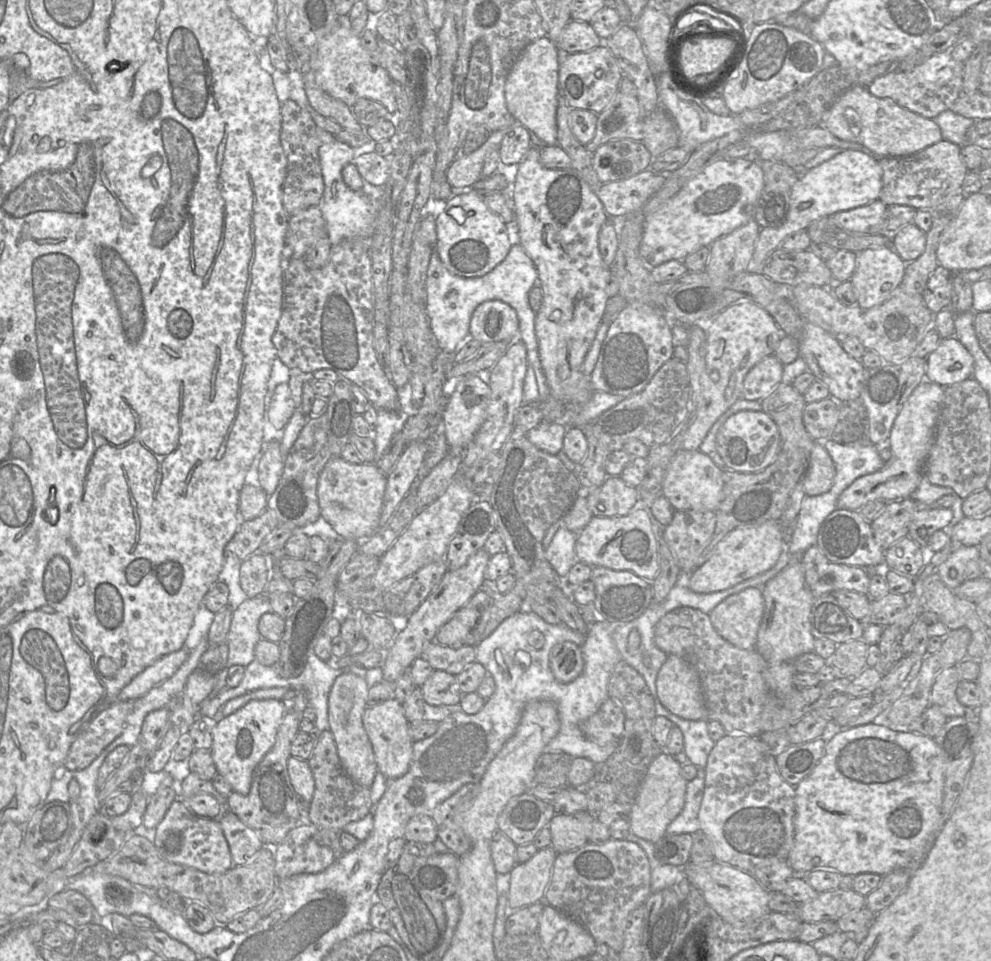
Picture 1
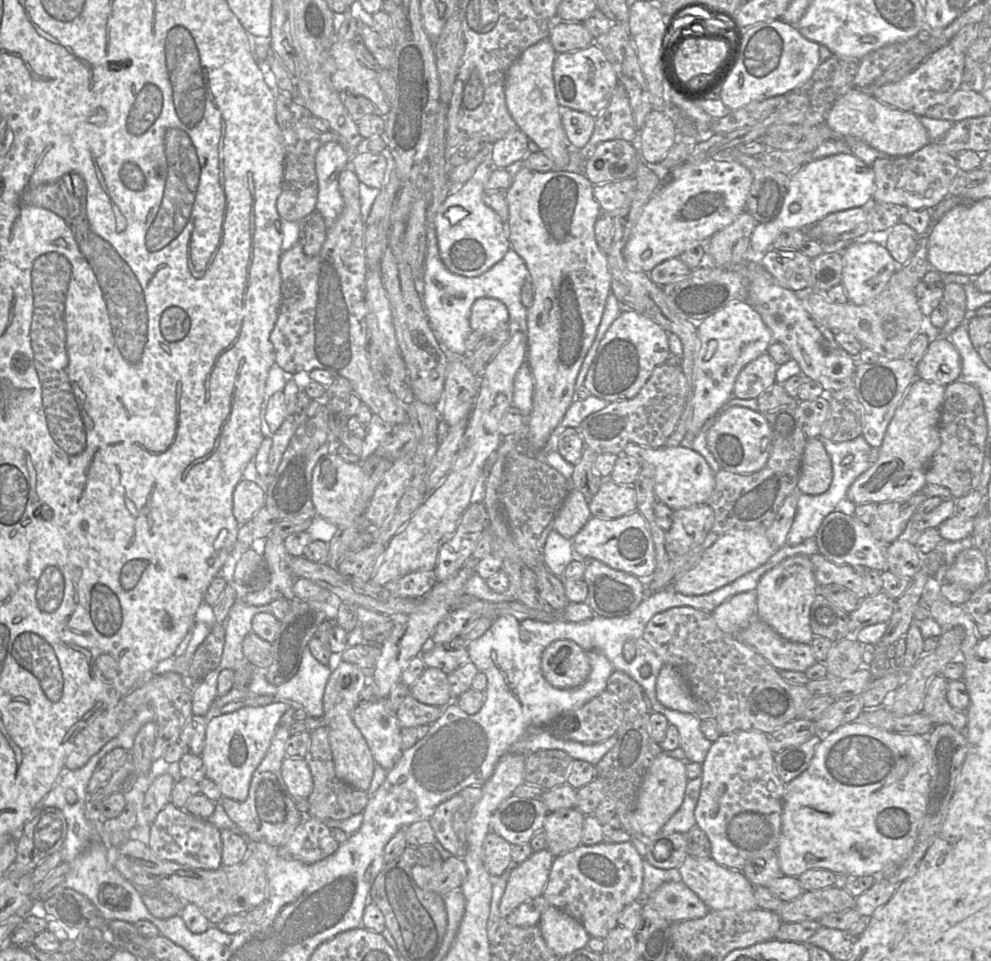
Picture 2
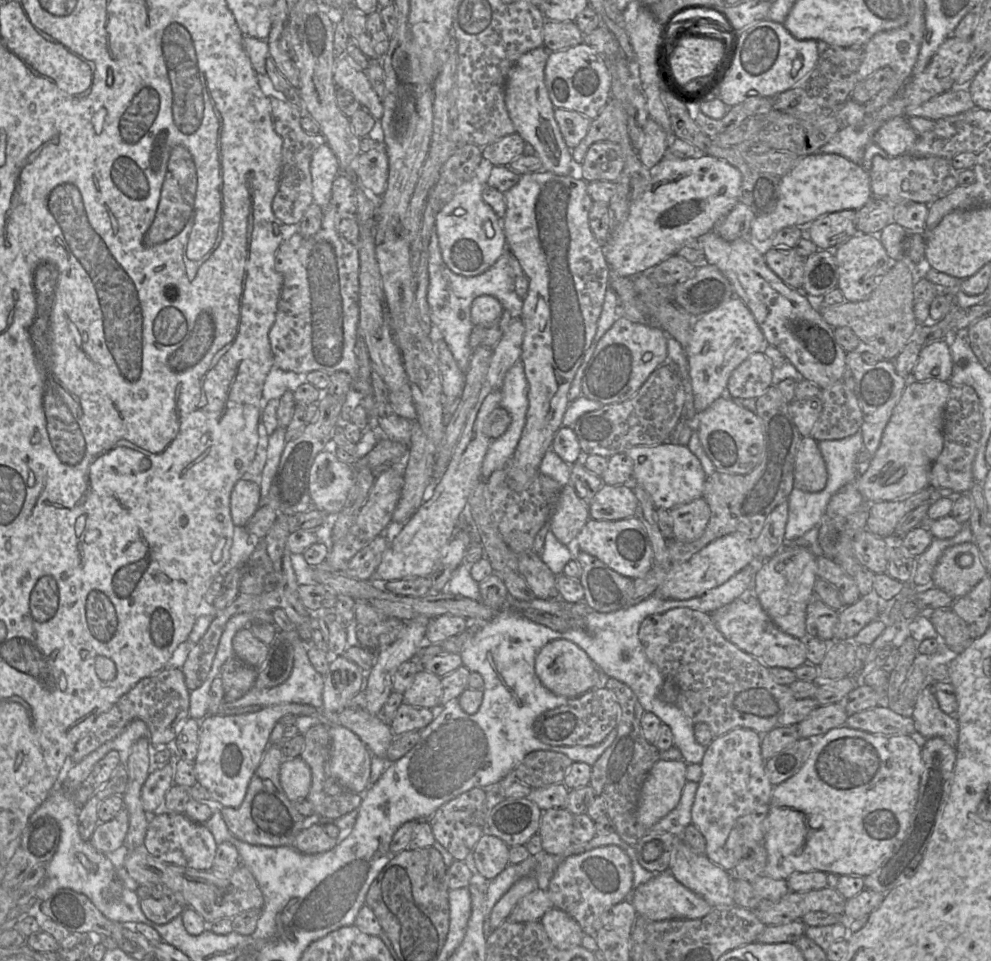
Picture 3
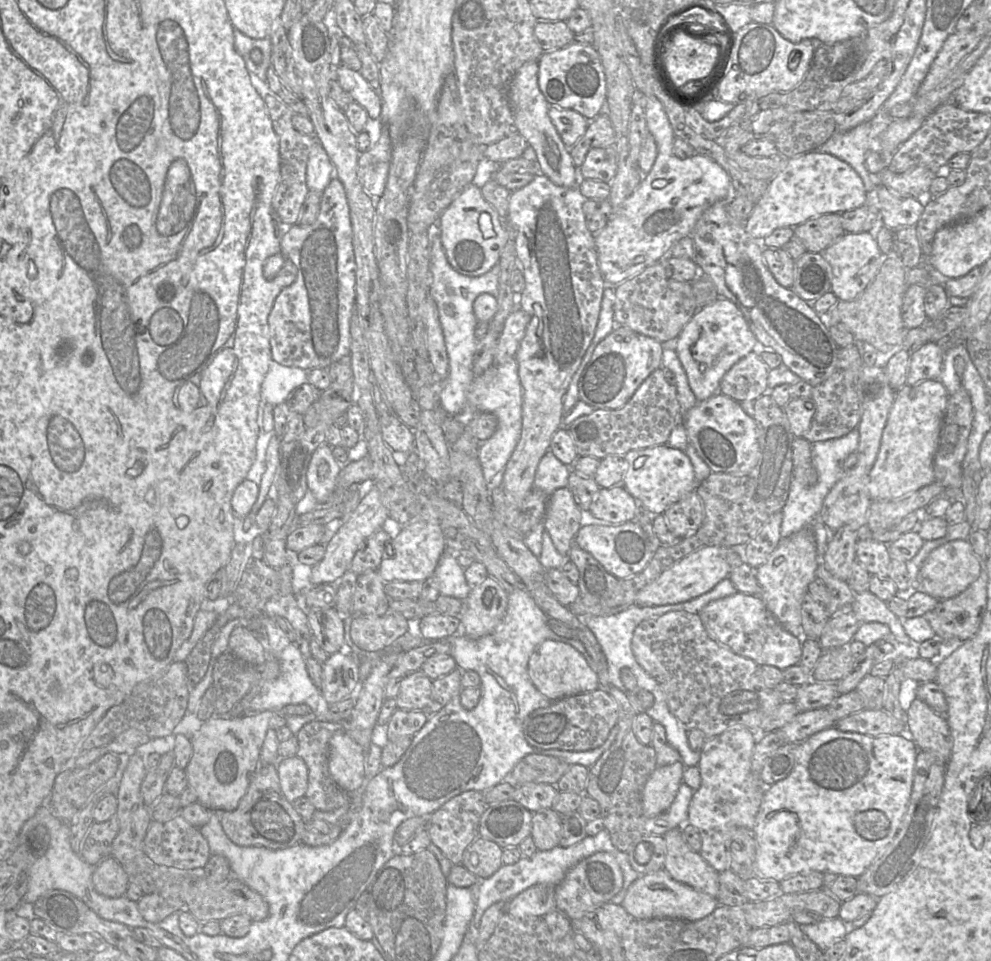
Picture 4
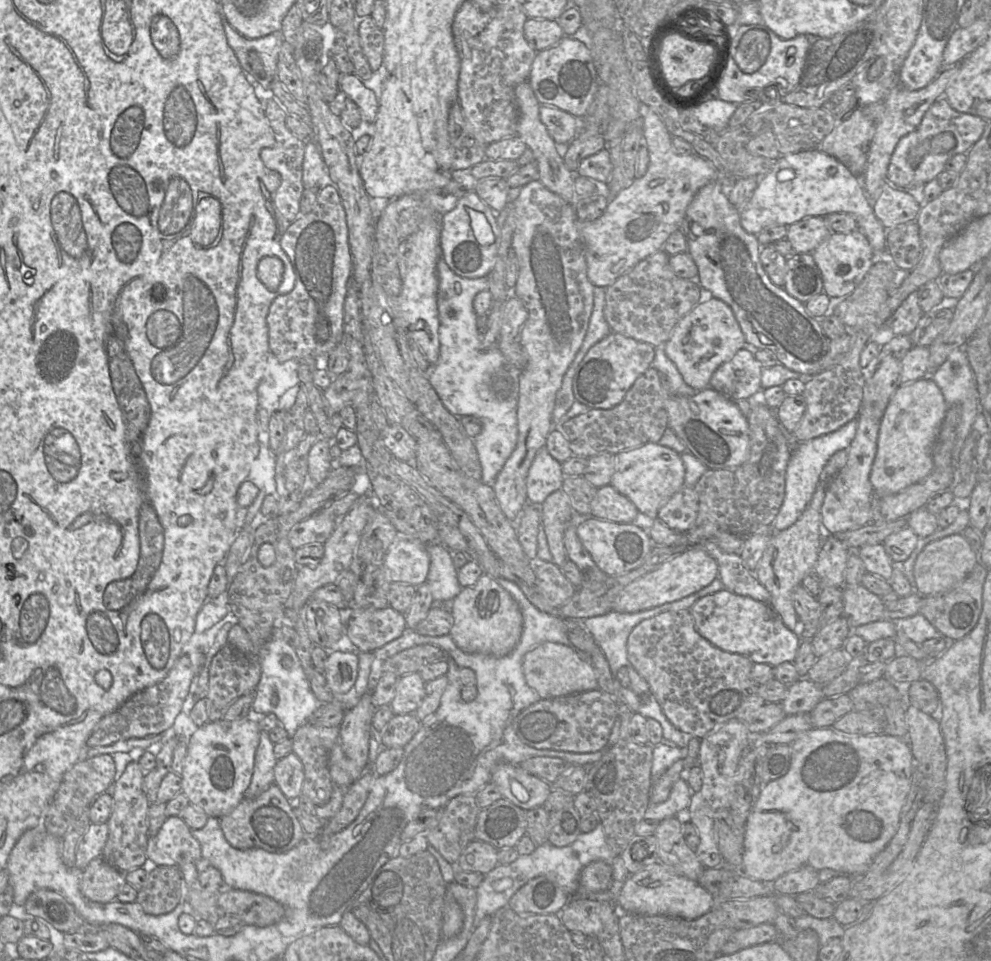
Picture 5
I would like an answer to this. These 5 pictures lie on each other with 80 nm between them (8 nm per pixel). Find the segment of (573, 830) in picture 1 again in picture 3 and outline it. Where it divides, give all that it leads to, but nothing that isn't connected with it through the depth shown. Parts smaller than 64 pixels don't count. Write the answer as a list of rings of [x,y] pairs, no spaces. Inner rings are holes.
[[[553,808],[542,813],[538,834],[544,852],[558,855],[572,845],[573,817],[565,808]]]

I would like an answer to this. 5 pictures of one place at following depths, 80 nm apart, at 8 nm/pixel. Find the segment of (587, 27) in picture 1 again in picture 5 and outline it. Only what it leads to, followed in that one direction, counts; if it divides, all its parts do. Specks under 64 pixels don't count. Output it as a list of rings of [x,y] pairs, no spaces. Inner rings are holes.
[[[528,18],[524,24],[524,37],[531,48],[539,52],[556,45],[565,34],[556,20]]]

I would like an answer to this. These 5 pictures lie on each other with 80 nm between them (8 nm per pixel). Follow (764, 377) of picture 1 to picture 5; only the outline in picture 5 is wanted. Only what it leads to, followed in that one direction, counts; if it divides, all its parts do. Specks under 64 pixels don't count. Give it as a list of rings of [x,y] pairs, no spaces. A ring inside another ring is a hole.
[[[741,349],[714,371],[709,387],[733,401],[747,399],[764,390],[761,388],[762,369],[753,353]]]

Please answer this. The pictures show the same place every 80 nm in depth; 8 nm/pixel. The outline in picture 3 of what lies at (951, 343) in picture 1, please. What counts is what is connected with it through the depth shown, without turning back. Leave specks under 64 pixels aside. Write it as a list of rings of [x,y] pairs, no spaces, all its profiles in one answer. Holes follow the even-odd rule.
[[[936,340],[922,346],[911,376],[917,381],[949,381],[952,369],[953,360],[948,344],[945,340]]]

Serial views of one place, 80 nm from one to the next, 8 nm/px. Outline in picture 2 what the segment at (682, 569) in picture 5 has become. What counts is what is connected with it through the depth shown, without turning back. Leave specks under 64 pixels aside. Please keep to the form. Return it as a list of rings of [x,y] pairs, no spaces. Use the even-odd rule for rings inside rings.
[[[766,529],[730,530],[706,549],[699,562],[674,584],[676,592],[686,596],[706,595],[763,565],[776,551],[765,535]]]

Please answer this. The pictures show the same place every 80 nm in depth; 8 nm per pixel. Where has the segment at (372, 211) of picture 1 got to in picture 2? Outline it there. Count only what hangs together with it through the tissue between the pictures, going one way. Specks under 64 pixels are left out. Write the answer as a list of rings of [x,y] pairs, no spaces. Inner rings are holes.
[[[330,141],[319,148],[315,157],[318,178],[318,199],[316,209],[331,227],[344,208],[344,200],[339,190],[338,177],[347,167],[353,154],[339,142]]]

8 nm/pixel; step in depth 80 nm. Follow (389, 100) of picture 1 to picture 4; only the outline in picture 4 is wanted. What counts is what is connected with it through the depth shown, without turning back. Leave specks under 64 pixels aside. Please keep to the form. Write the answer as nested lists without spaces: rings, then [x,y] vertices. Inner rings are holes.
[[[344,65],[339,66],[337,82],[353,97],[355,102],[366,109],[371,119],[381,118],[381,98],[358,71]]]

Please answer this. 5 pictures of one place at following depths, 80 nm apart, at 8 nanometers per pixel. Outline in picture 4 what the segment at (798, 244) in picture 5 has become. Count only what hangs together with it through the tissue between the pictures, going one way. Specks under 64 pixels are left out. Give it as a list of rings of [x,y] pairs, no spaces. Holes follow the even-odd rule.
[[[827,213],[821,216],[812,218],[796,227],[794,227],[794,236],[799,238],[804,245],[806,252],[819,252],[821,253],[837,239],[845,234],[842,226],[841,213]]]

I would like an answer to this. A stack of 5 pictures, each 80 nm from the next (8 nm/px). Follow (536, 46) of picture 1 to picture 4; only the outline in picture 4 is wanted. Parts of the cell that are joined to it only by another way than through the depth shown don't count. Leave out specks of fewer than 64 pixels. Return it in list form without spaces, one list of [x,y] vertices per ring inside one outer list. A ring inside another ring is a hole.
[[[527,61],[516,71],[510,81],[508,98],[512,107],[517,132],[534,149],[540,173],[543,173],[558,186],[577,186],[577,183],[580,182],[578,168],[573,164],[570,148],[563,143],[548,115],[549,103],[538,85],[538,69],[538,61]]]

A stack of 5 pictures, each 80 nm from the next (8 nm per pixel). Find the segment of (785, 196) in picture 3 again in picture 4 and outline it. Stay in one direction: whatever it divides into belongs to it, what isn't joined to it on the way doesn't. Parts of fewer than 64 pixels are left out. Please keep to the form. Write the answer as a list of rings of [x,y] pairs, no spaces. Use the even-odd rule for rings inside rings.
[[[812,150],[788,159],[786,167],[770,180],[768,189],[755,203],[744,228],[753,238],[764,239],[777,228],[794,228],[823,214],[858,208],[866,197],[862,179],[847,162],[832,154]]]

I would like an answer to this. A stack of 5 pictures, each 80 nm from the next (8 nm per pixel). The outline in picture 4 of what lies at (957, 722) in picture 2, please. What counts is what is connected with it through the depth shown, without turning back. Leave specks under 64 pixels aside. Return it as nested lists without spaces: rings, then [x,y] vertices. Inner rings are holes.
[[[916,698],[907,711],[906,735],[920,751],[935,753],[948,763],[953,738],[946,718]]]

